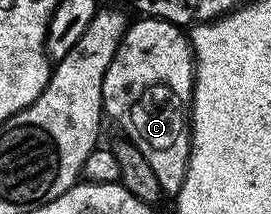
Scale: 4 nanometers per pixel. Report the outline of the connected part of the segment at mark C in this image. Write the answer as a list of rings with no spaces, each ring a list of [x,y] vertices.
[[[141,17],[127,27],[102,87],[105,115],[118,124],[125,139],[140,150],[155,171],[163,193],[176,196],[190,157],[190,113],[196,61],[189,35],[177,24],[158,17]]]

